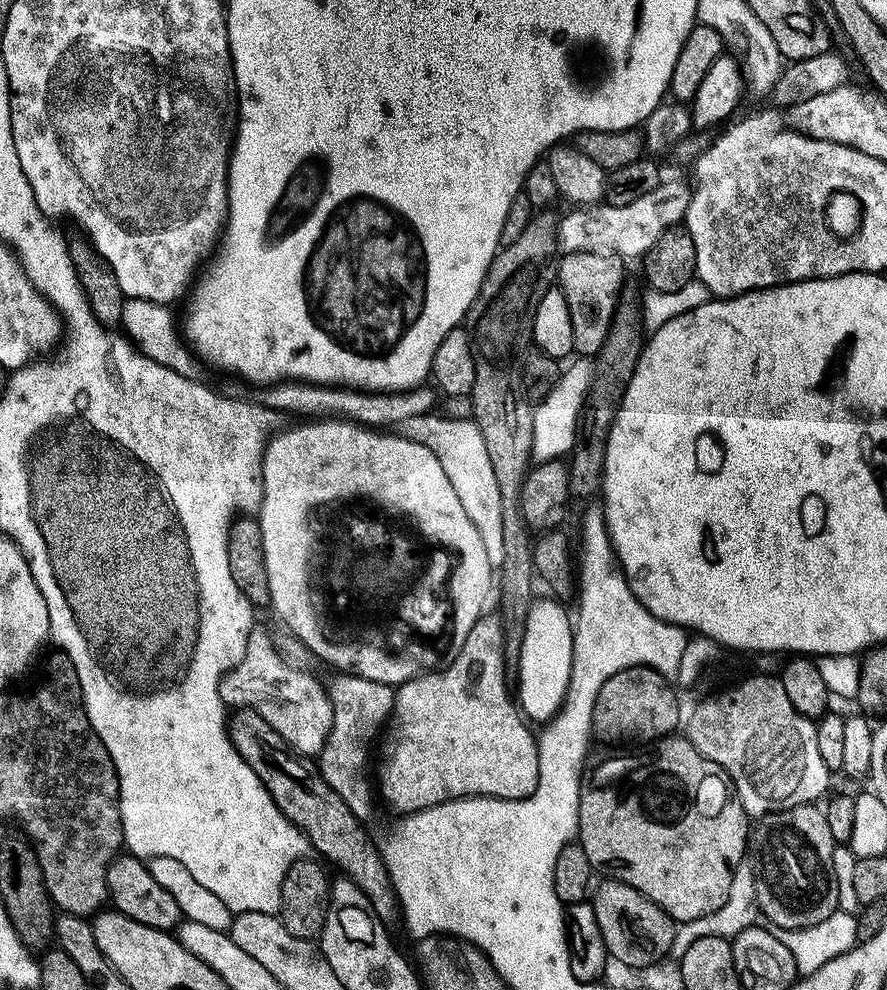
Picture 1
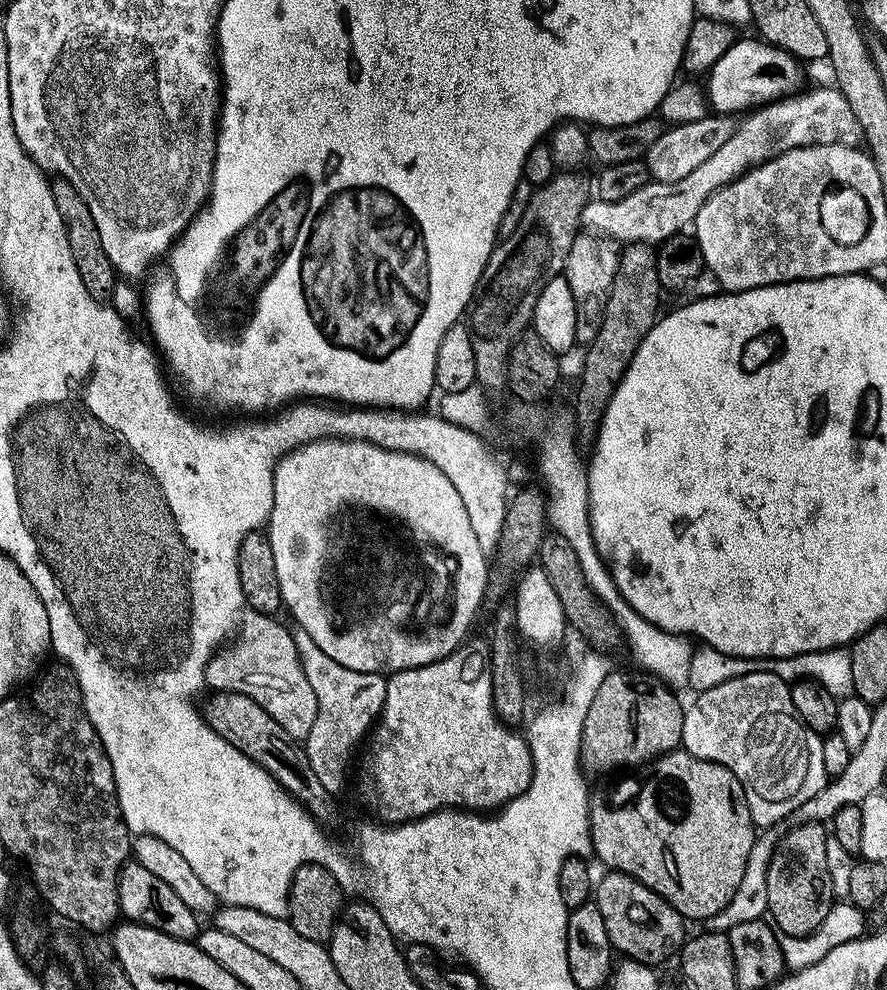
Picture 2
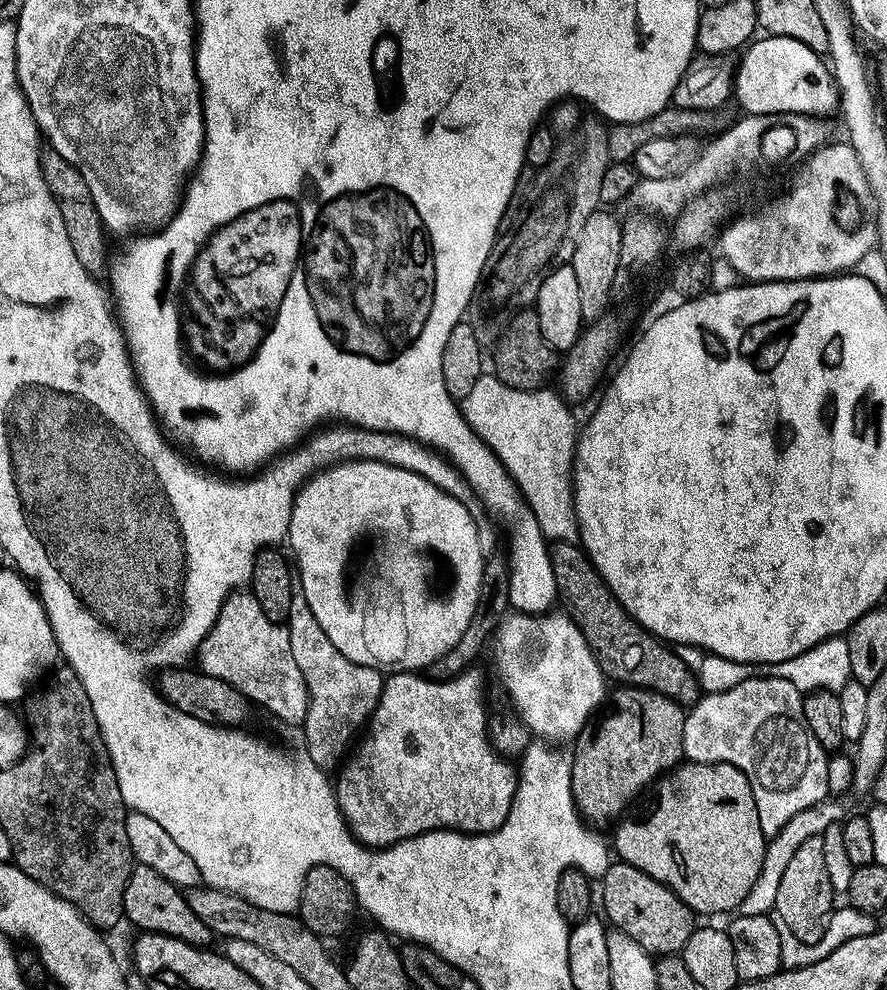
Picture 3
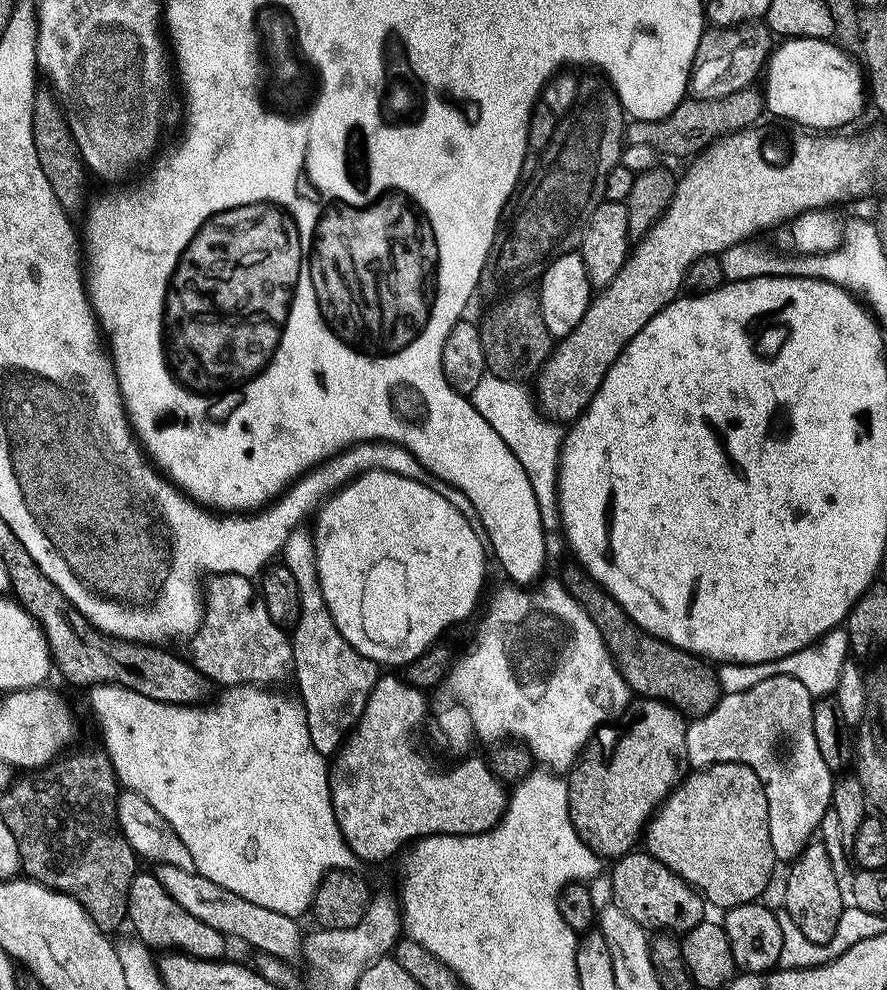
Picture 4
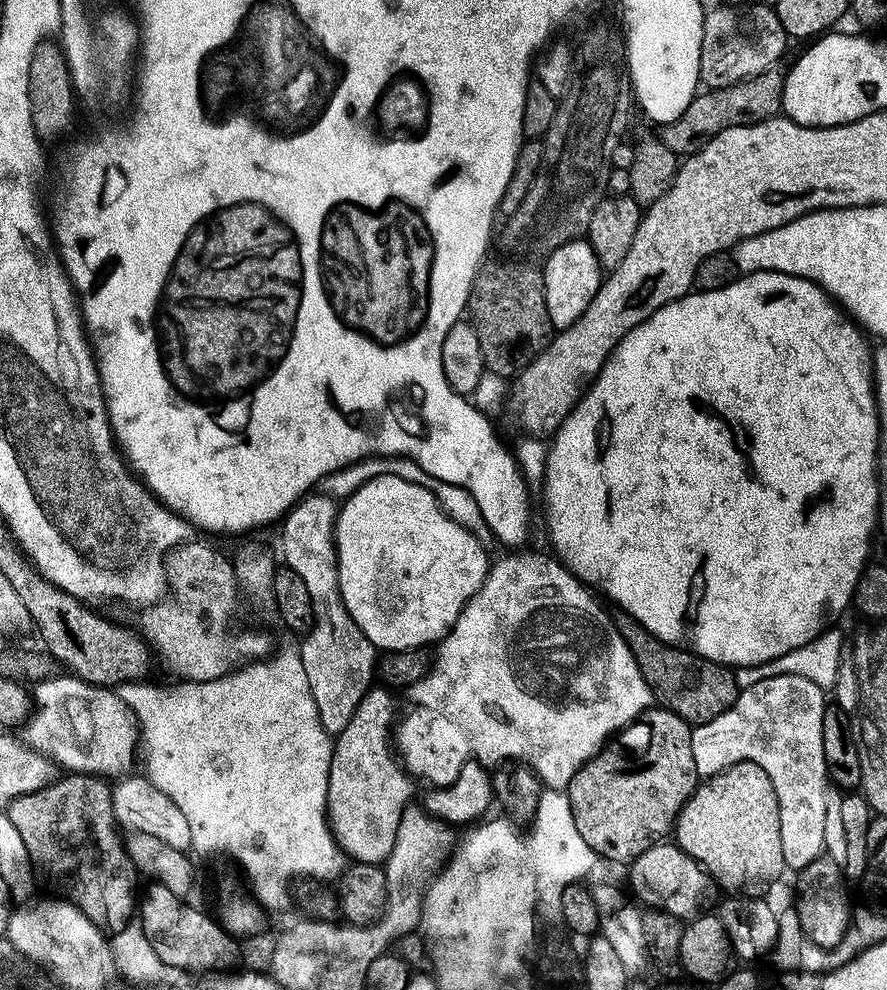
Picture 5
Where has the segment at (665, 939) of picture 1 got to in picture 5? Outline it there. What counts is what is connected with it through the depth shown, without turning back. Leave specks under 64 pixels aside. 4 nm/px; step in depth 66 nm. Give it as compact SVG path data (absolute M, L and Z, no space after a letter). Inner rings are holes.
M657 842L632 861L627 869L628 880L632 883L631 895L641 905L658 912L668 912L682 922L696 919L705 911L718 889L707 870L690 854L683 852L674 842Z

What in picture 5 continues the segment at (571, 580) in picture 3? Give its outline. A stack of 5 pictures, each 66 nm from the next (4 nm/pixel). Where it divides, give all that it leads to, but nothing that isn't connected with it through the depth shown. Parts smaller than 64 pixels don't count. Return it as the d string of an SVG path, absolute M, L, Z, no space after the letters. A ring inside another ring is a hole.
M624 613L615 615L616 628L630 646L638 662L642 676L652 690L653 697L663 706L678 714L688 724L696 727L713 721L724 713L739 696L735 673L725 665L703 659L695 652L679 645L662 642L632 616Z

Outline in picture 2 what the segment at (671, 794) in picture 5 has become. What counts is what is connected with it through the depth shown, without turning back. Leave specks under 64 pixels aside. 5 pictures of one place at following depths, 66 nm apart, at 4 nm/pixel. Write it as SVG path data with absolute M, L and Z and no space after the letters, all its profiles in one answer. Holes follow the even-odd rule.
M609 671L602 686L598 686L582 726L580 767L585 773L600 776L615 768L639 769L681 747L685 705L663 680L636 672Z

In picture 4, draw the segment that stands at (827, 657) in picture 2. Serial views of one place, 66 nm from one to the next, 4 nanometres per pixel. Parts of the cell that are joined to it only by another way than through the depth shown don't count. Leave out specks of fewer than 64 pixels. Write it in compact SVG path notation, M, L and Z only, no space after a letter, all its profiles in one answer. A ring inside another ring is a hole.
M843 627L832 628L825 636L819 636L810 646L790 654L786 658L778 658L774 662L761 664L726 664L721 663L715 669L717 682L723 695L738 694L742 690L750 690L750 686L758 686L758 682L766 682L766 678L789 676L798 678L806 690L810 690L813 698L828 698L833 695L838 686L838 677L842 675L842 666L850 658L848 633Z

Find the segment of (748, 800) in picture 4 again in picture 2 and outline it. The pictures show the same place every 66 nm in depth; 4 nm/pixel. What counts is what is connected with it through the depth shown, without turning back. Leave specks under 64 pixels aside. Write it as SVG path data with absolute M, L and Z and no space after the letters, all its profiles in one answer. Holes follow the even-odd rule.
M683 750L668 752L664 756L659 756L647 765L640 774L641 776L637 780L618 781L613 786L608 801L605 804L598 805L597 808L595 805L591 809L592 852L605 864L603 866L605 869L630 874L635 880L642 882L650 890L654 890L654 894L666 898L666 902L670 902L670 906L674 906L674 910L678 910L678 914L684 917L685 921L702 920L702 922L708 922L712 916L718 915L734 898L734 892L738 890L739 883L742 882L742 876L746 871L747 859L751 857L751 848L755 846L757 841L758 829L752 823L750 806L746 802L744 788L738 782L736 775L726 766L703 760Z

